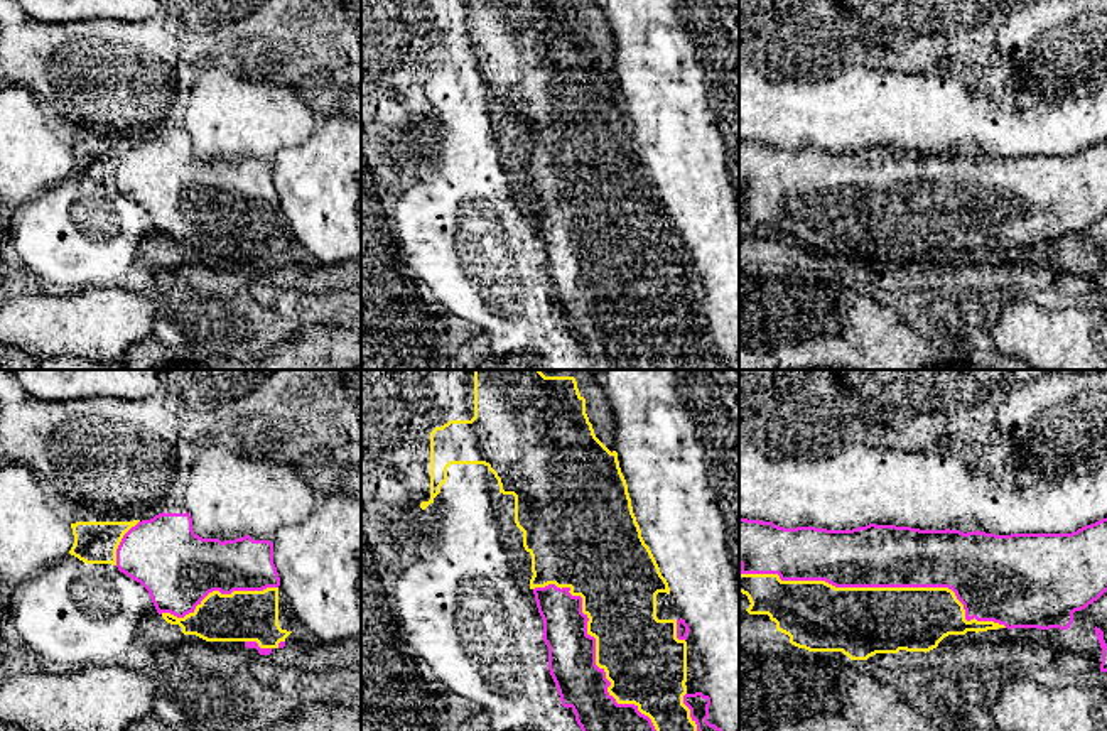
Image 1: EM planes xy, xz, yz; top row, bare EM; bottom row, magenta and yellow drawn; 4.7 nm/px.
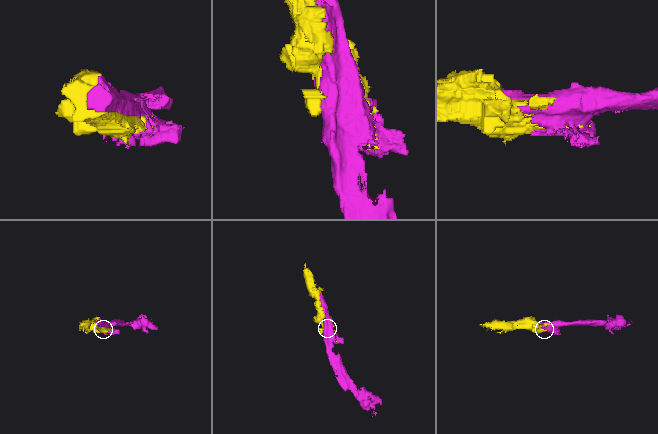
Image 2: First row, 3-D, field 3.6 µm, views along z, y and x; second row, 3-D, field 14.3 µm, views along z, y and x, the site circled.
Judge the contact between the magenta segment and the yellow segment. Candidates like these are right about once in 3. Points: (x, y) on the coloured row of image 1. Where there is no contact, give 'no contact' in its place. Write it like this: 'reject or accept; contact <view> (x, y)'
accept; contact yz (881, 586)

